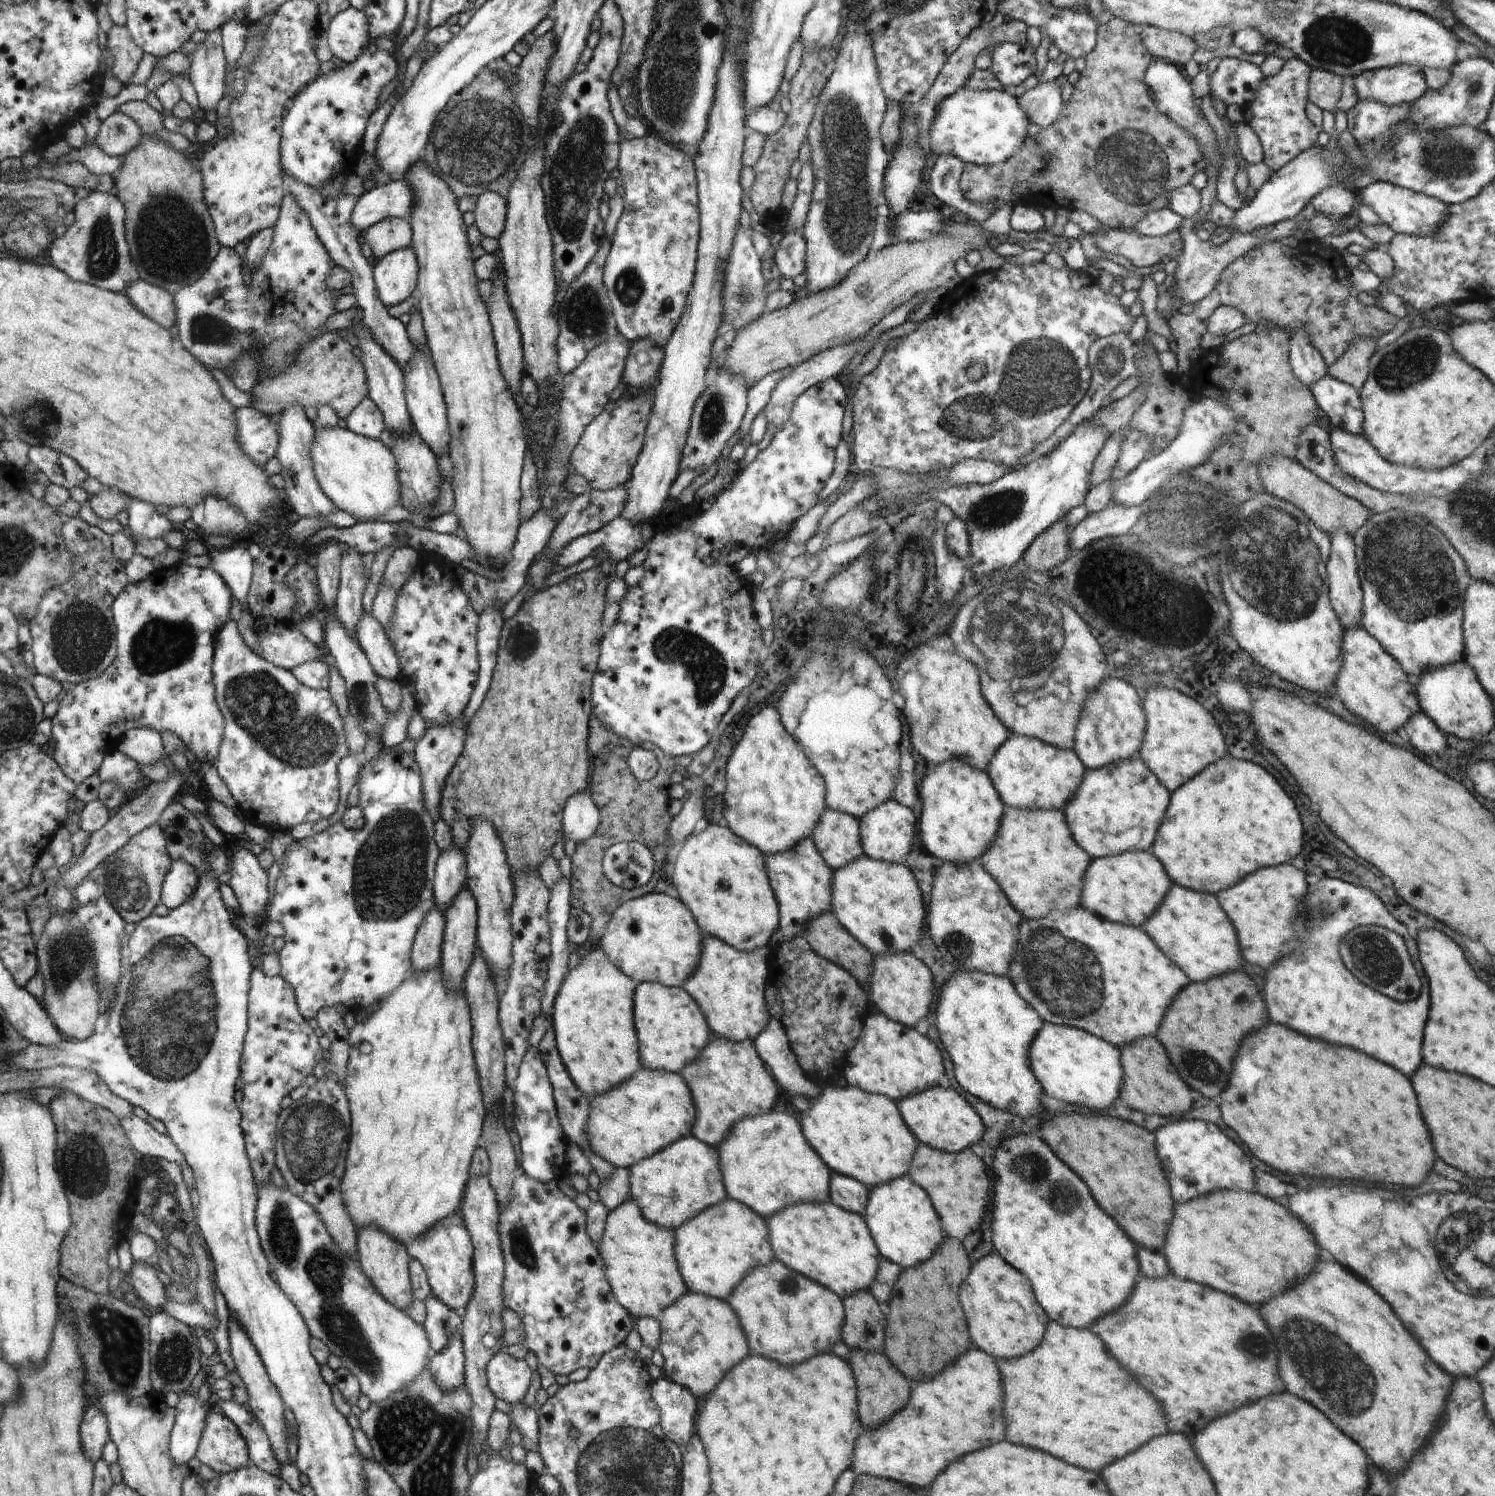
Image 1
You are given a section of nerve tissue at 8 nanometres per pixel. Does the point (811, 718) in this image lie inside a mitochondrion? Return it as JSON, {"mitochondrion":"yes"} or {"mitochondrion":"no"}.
{"mitochondrion":"no"}

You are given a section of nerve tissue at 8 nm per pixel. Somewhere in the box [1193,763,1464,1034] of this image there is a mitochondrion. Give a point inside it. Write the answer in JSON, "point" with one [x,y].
{"point":[1378,961]}

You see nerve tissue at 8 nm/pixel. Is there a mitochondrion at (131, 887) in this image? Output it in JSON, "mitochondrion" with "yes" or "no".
{"mitochondrion":"yes"}

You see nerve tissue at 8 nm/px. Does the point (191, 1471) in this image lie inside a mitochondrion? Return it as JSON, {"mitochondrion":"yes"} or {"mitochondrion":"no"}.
{"mitochondrion":"no"}

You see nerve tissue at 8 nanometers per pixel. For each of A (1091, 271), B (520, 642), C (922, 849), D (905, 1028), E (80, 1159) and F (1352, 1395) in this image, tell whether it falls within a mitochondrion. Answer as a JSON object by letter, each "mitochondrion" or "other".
{"A":"other","B":"mitochondrion","C":"other","D":"other","E":"mitochondrion","F":"mitochondrion"}

